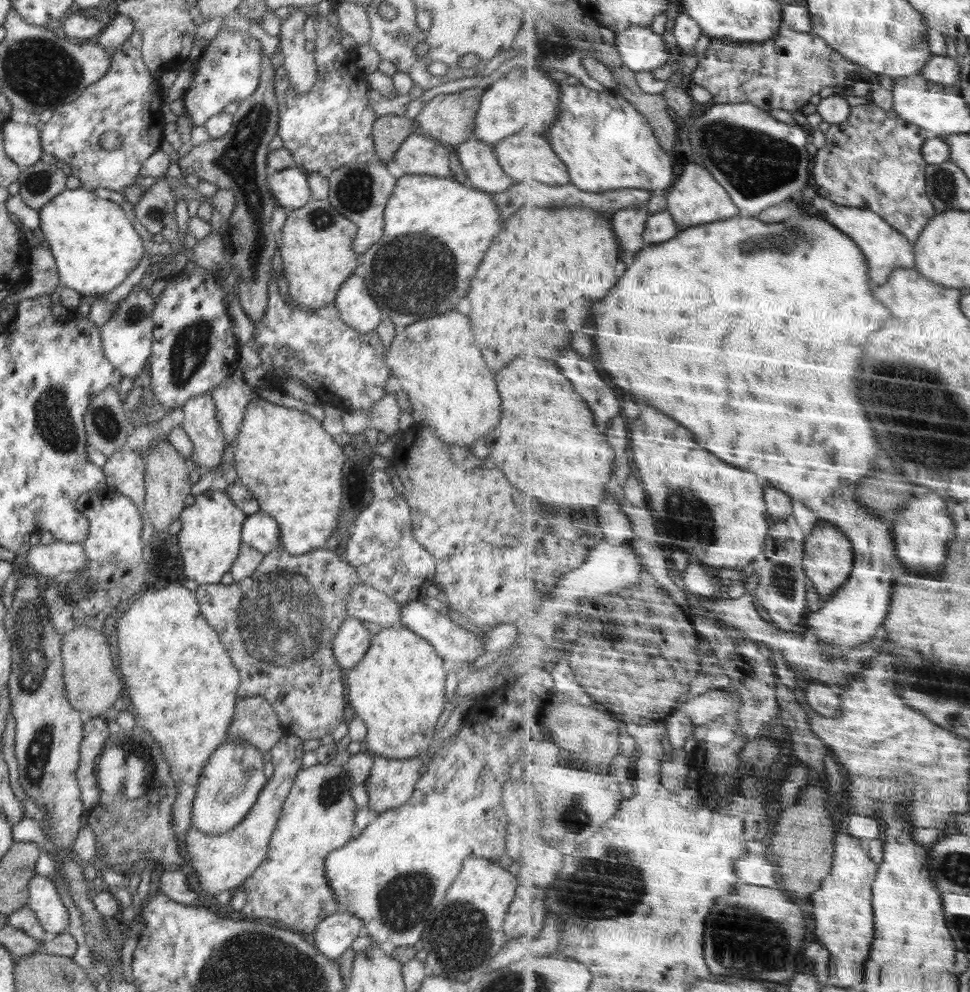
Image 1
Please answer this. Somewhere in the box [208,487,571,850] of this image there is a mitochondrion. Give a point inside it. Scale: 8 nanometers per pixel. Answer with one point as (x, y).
(280, 621)

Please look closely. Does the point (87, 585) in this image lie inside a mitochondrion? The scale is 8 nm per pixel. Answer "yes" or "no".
yes

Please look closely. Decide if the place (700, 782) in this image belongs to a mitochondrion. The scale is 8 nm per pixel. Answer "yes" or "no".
no

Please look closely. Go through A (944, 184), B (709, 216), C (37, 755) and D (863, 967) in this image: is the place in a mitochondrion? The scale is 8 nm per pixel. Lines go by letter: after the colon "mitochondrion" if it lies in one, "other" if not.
A: mitochondrion
B: other
C: mitochondrion
D: other

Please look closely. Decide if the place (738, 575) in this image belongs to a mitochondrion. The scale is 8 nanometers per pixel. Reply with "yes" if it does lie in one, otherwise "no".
no

